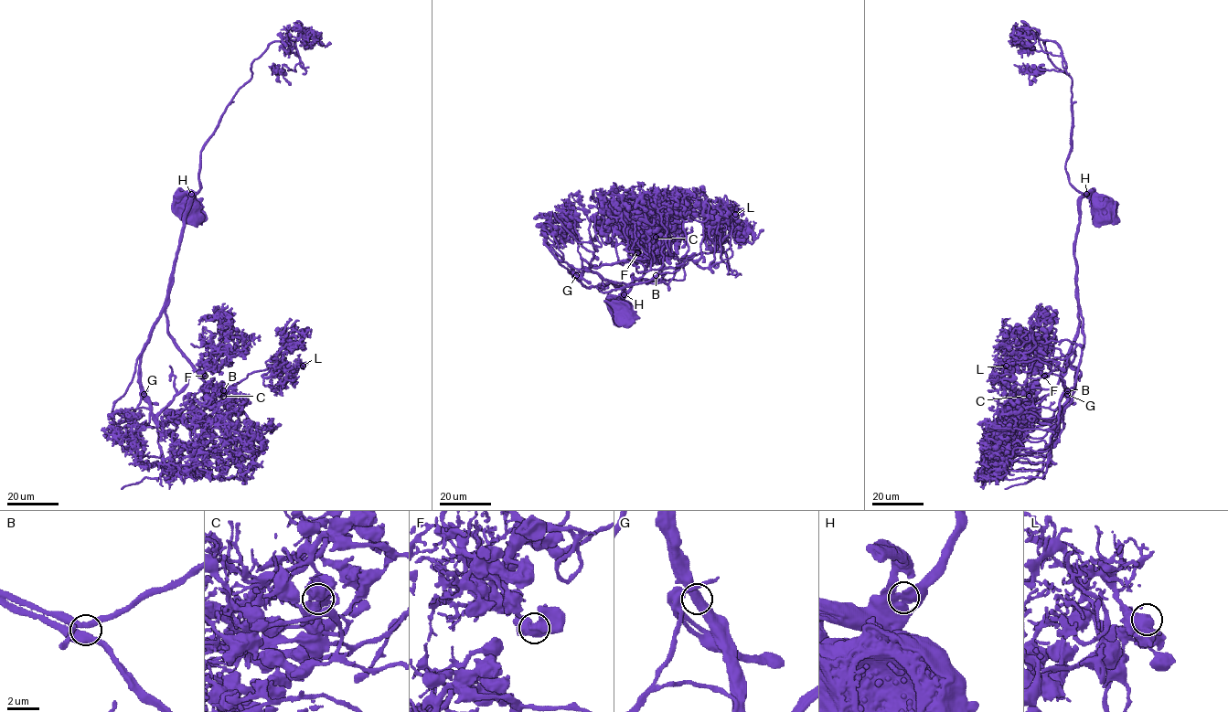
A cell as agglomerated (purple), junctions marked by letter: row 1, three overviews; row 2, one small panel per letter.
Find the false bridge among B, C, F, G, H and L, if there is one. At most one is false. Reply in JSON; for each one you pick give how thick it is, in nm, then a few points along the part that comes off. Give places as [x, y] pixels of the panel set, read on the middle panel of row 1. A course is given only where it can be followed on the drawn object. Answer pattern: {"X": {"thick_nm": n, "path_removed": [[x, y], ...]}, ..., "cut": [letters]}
{"cut": []}

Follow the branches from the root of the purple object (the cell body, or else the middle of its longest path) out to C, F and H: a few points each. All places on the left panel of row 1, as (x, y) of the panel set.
C: (187, 207), (178, 193), (189, 207), (140, 387), (154, 420), (187, 444), (183, 421), (223, 396)
F: (187, 207), (178, 193), (189, 207), (165, 315), (196, 369), (212, 356), (200, 360), (205, 376)
H: (187, 207), (189, 205), (178, 193), (191, 194)

